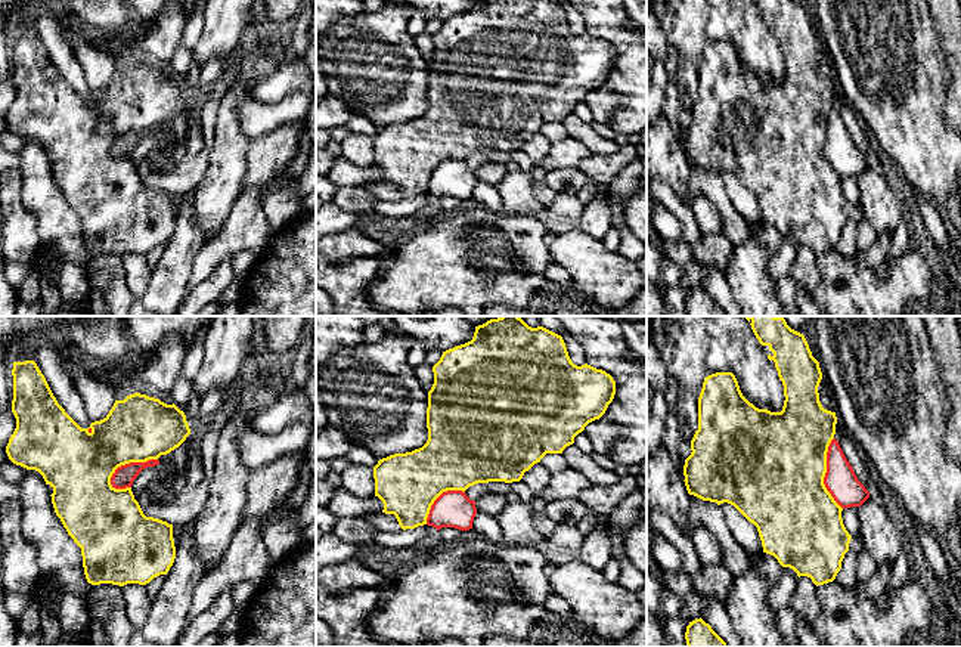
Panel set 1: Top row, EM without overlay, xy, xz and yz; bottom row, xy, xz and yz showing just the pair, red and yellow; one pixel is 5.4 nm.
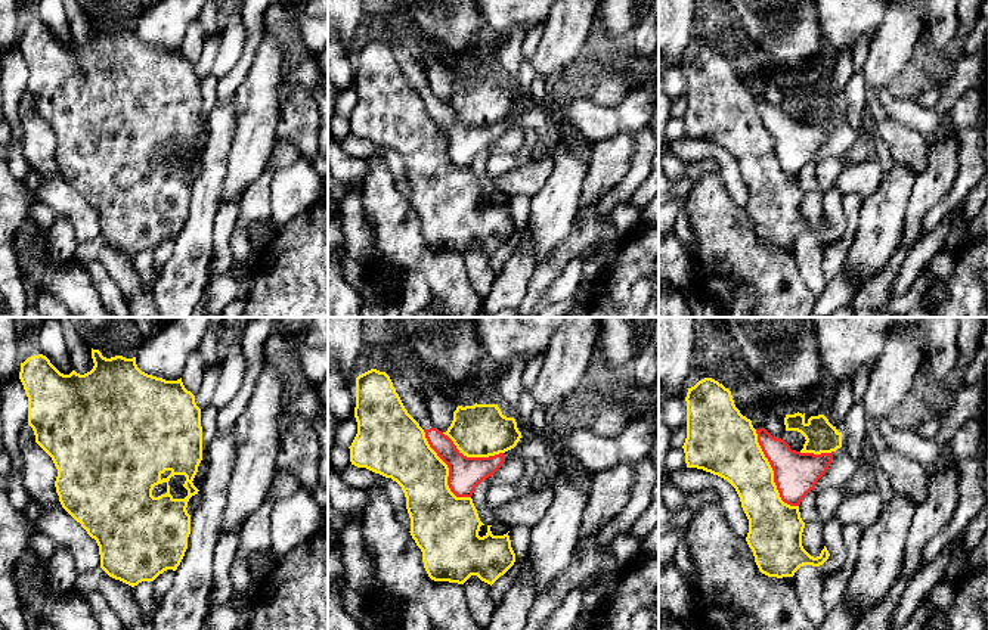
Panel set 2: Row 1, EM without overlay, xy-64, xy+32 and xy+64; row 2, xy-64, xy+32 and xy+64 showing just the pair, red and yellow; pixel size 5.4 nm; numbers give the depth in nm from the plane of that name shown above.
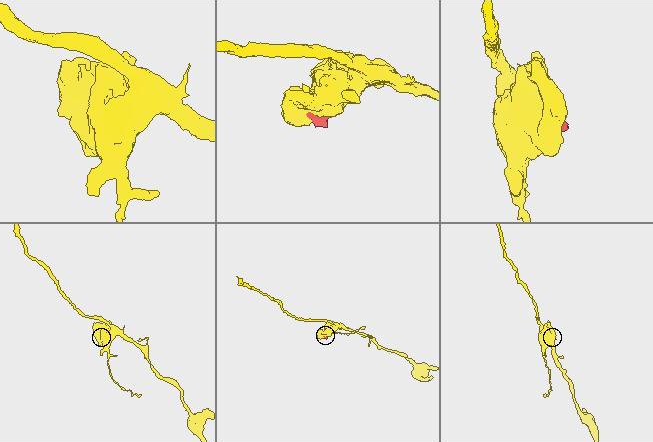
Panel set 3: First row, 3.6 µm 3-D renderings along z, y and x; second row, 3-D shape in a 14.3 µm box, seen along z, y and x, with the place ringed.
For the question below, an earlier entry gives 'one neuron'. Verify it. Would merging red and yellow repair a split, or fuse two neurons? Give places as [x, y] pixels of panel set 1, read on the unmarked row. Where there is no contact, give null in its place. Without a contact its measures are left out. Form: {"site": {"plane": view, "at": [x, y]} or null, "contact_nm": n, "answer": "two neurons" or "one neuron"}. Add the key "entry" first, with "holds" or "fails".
{"entry": "fails", "site": {"plane": "xy", "at": [127, 133]}, "contact_nm": 300, "answer": "two neurons"}

